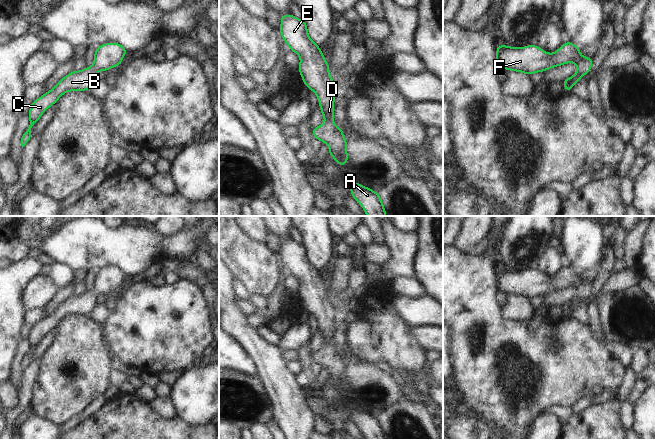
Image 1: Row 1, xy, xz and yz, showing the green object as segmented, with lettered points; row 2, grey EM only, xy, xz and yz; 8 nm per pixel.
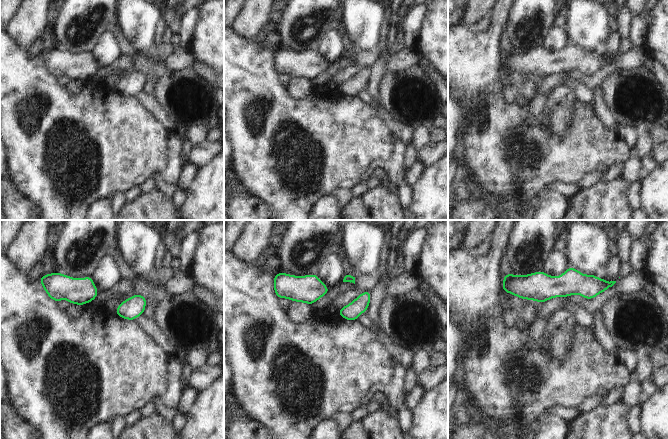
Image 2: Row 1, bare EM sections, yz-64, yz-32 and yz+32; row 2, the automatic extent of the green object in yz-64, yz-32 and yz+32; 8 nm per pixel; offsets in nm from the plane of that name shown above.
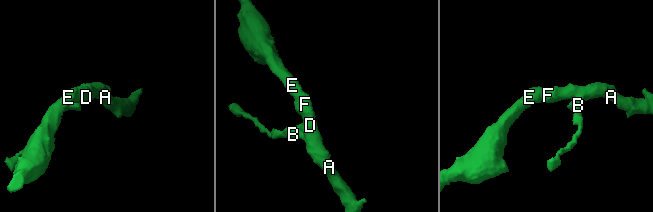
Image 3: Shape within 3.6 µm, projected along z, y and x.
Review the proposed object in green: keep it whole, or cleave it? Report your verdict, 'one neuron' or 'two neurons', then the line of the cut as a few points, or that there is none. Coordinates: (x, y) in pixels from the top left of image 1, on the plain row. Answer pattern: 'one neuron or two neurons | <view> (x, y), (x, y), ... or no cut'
one neuron | no cut

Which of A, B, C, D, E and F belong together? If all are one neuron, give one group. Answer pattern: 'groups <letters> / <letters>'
groups A B C D E F

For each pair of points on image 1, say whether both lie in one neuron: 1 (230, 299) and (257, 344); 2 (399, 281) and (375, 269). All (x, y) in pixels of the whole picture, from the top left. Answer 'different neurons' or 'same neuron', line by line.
1: same neuron
2: same neuron

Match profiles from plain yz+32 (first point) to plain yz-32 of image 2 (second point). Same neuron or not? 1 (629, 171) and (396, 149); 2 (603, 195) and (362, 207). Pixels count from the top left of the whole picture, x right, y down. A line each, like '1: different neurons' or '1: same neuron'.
1: different neurons
2: same neuron

